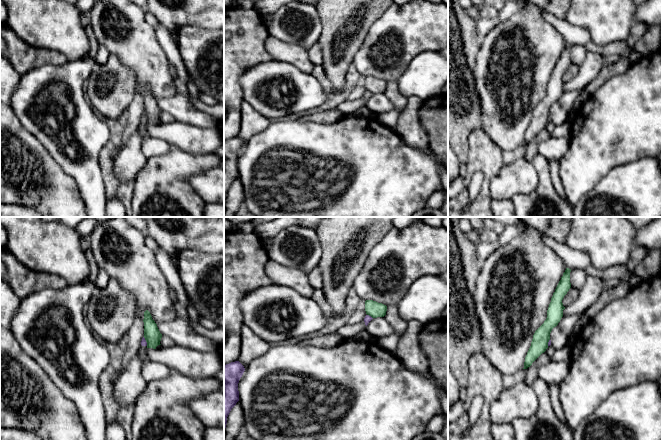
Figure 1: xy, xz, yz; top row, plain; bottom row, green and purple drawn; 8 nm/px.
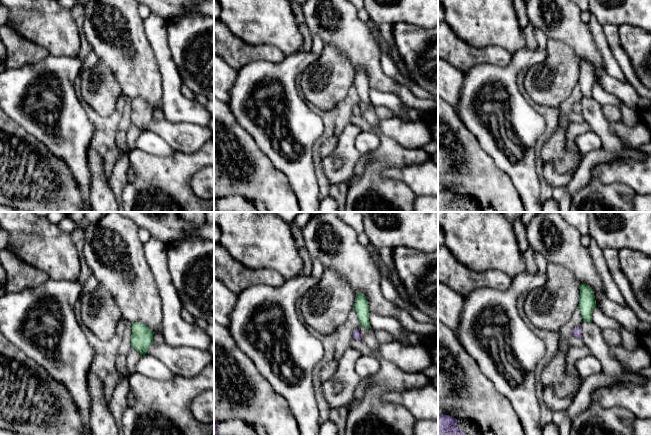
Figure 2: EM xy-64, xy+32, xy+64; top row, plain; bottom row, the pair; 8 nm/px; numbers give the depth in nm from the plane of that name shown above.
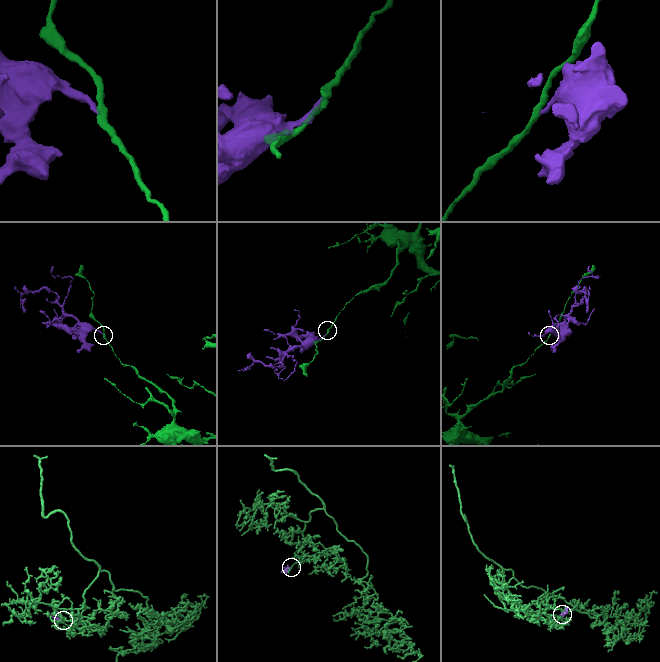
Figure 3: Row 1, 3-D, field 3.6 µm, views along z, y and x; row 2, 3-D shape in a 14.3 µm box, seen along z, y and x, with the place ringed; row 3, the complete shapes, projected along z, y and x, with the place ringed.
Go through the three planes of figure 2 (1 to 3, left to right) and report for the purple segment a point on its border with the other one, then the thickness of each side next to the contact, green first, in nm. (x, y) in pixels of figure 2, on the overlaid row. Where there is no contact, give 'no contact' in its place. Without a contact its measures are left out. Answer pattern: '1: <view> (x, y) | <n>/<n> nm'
1: no contact
2: no contact
3: no contact

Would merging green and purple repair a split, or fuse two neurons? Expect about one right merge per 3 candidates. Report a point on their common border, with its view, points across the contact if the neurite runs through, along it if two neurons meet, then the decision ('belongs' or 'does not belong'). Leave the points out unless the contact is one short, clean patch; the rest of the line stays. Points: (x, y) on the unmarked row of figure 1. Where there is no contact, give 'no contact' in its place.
xy (146, 117) | along xy (143, 113), (147, 121) | does not belong

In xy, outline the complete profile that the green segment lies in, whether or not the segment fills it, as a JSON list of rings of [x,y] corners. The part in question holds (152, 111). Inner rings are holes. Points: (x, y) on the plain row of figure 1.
[[[148,86],[144,88],[144,114],[147,118],[147,124],[156,125],[160,120],[162,110],[160,109],[157,100],[152,95],[152,92]]]

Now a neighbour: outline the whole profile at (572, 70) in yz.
[[[570,64],[567,70],[564,72],[562,79],[566,84],[574,79],[574,77],[578,74],[580,67],[575,66],[574,64]]]

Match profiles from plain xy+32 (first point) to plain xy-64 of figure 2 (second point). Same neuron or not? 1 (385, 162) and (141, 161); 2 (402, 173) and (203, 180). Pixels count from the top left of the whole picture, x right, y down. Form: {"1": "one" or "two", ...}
{"1": "one", "2": "one"}

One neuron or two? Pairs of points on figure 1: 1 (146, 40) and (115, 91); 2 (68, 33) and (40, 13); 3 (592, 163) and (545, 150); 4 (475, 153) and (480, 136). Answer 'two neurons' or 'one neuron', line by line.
1: two neurons
2: one neuron
3: two neurons
4: one neuron

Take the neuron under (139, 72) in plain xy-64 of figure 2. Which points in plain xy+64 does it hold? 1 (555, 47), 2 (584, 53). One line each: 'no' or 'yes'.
1: no
2: yes

